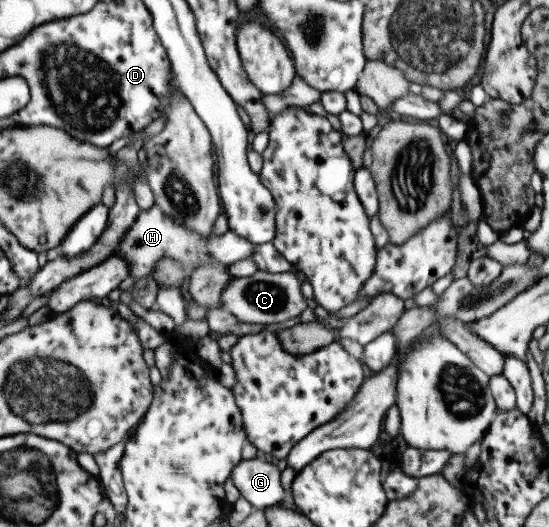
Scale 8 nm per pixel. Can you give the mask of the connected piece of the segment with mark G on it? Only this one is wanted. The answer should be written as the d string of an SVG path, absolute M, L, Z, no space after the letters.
M242 459L232 470L230 484L234 484L255 509L279 506L285 500L285 489L281 486L281 471L276 461Z

